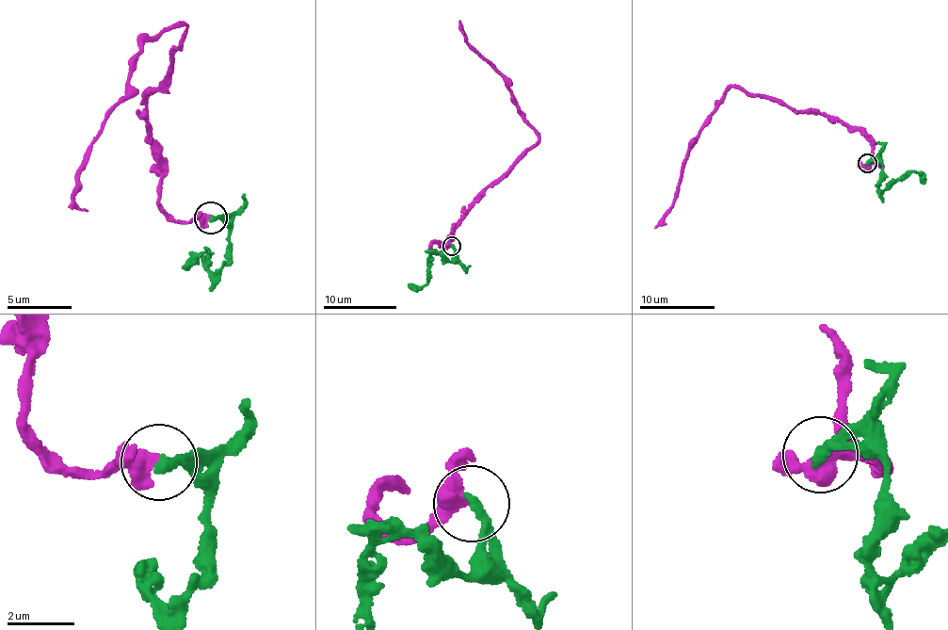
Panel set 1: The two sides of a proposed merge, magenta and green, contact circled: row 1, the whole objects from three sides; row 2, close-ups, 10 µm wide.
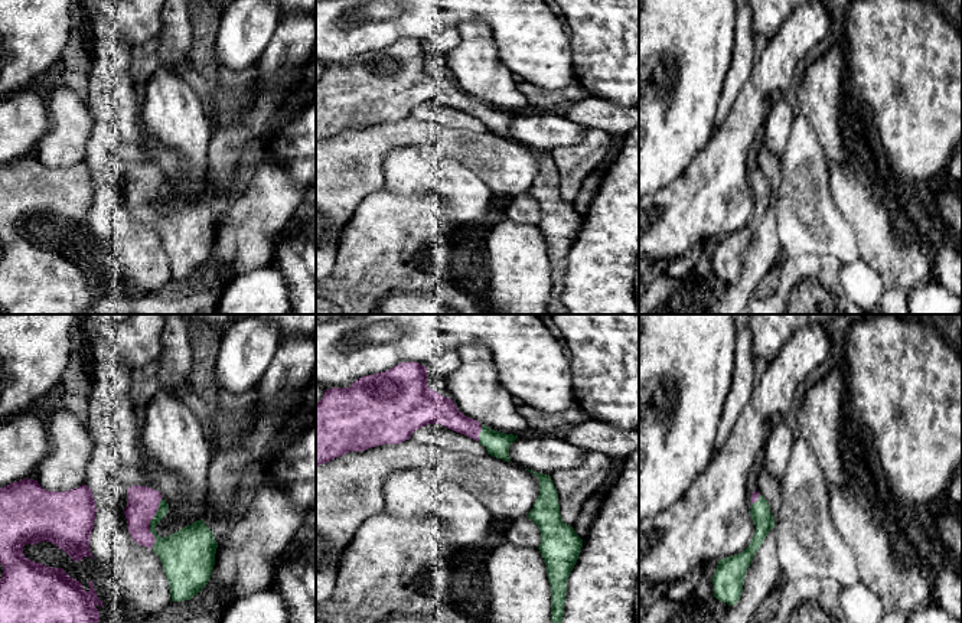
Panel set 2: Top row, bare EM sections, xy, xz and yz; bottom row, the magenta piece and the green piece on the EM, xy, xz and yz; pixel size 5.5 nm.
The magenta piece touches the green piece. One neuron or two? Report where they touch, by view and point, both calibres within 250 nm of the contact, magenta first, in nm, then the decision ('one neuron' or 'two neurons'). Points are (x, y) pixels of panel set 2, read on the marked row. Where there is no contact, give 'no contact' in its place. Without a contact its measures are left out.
xy (149, 524) | 180/260 nm | one neuron

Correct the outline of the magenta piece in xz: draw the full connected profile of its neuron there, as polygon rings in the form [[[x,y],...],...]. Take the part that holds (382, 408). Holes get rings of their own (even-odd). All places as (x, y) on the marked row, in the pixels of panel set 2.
[[[402,362],[385,372],[365,375],[349,388],[326,389],[316,404],[316,466],[349,451],[363,451],[382,444],[398,444],[427,425],[441,424],[486,447],[487,454],[511,461],[509,446],[518,438],[503,434],[460,412],[456,404],[427,385],[427,368],[417,362]]]

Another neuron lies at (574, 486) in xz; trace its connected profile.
[[[586,450],[581,461],[550,474],[557,493],[564,523],[574,526],[583,505],[601,487],[606,487],[612,460],[603,453]]]

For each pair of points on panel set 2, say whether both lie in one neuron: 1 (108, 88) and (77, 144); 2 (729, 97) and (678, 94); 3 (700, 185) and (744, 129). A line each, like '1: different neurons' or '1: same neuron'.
1: different neurons
2: different neurons
3: same neuron

